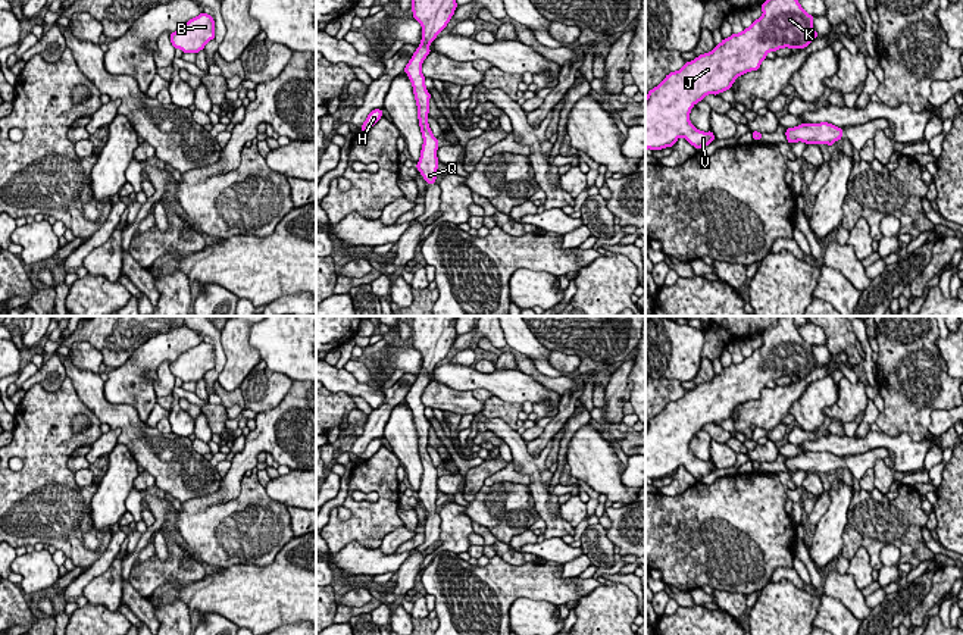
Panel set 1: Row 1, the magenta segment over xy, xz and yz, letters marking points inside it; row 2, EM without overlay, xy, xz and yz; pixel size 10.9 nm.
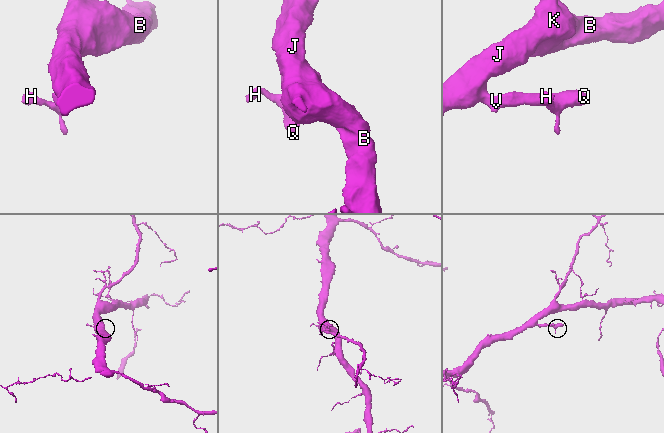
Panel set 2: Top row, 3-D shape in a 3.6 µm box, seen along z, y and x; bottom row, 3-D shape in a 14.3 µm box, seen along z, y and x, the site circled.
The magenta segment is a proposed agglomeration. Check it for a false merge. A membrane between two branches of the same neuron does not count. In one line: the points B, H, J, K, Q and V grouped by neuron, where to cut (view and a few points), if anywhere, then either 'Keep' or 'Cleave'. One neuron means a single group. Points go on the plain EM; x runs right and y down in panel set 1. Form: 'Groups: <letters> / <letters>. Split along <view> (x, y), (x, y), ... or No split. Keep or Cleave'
Groups: B H J K Q V. No split. Keep

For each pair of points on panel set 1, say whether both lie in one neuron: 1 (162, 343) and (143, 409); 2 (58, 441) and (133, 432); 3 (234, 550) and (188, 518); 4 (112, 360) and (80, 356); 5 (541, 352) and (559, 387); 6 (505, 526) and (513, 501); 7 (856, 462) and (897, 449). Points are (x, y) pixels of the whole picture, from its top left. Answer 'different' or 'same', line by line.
1: same
2: different
3: same
4: different
5: different
6: same
7: different

